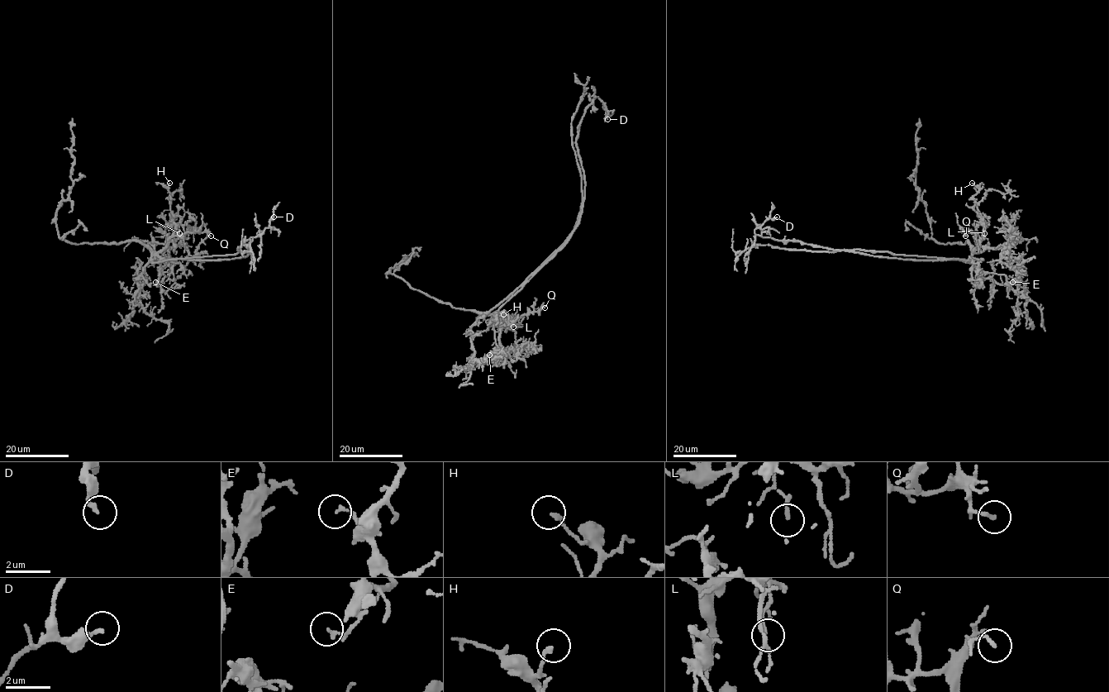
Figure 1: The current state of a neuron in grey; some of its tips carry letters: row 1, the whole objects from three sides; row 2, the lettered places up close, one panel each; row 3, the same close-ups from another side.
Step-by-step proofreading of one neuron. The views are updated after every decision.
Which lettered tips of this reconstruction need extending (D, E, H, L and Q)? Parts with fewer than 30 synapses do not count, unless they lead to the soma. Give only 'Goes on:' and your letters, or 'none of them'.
Goes on: none of them

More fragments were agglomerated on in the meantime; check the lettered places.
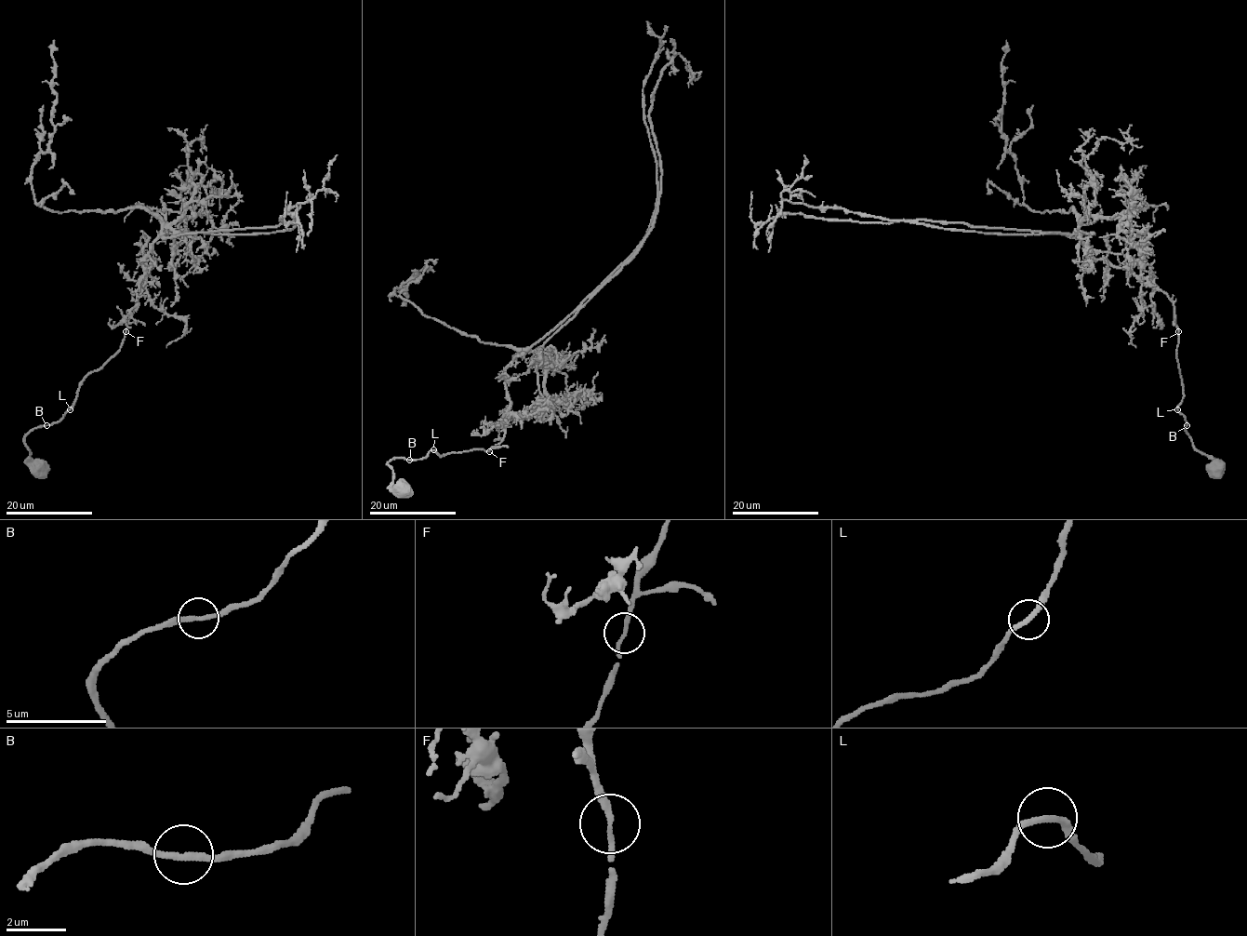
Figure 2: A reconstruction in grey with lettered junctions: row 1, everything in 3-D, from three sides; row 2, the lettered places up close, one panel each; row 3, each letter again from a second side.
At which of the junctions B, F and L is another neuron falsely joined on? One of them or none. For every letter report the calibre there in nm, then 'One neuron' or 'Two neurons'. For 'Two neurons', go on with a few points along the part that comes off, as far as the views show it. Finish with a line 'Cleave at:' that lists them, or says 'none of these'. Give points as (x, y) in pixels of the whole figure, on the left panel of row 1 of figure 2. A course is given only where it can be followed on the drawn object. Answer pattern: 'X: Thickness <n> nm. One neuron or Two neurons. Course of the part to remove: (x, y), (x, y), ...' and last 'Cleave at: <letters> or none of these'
B: Thickness 220 nm. One neuron
F: Thickness 180 nm. One neuron
L: Thickness 200 nm. One neuron
Cleave at: none of these

